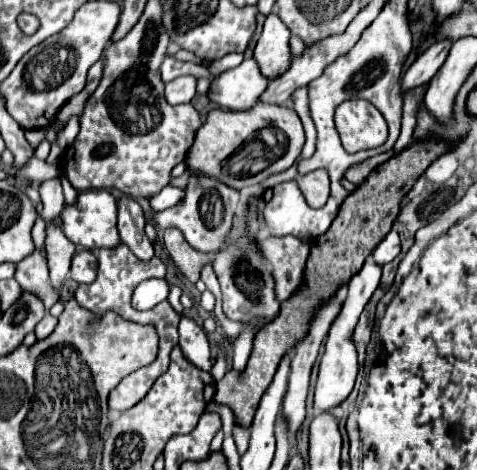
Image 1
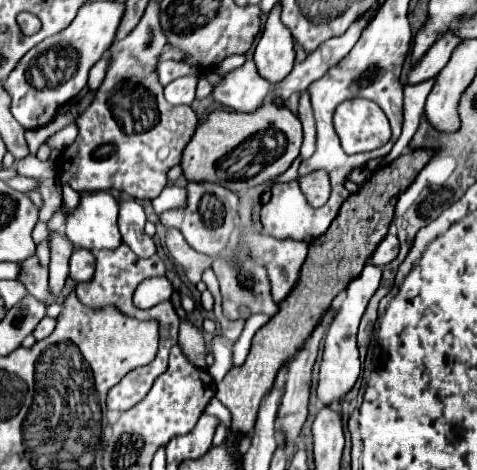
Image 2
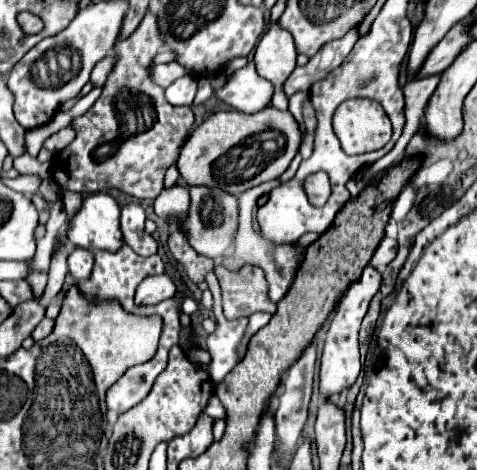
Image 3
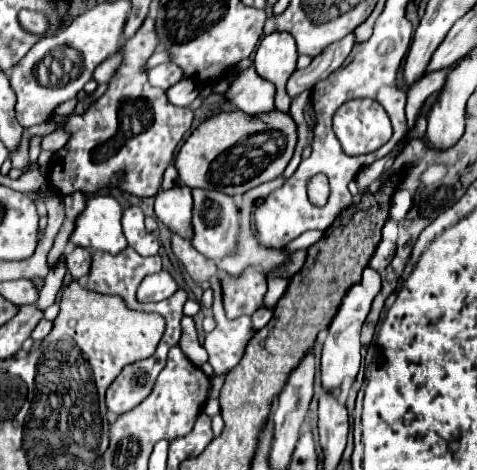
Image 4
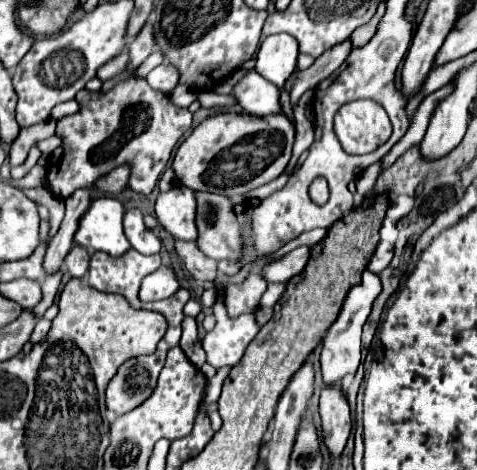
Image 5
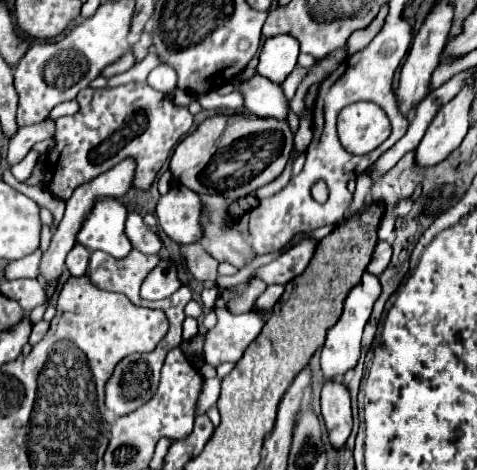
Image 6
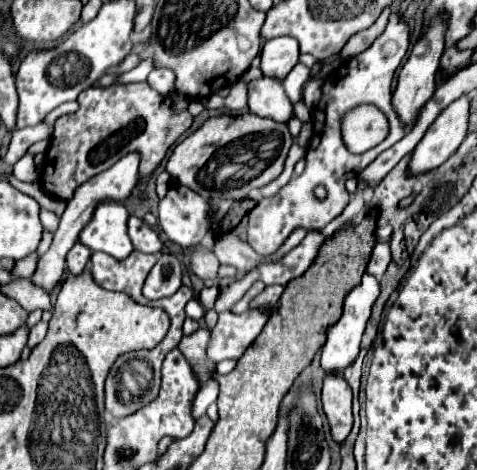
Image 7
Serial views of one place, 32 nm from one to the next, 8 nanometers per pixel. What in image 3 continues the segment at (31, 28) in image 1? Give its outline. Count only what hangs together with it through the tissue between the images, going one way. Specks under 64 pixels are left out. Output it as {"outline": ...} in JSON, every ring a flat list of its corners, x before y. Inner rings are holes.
{"outline":[[20,12,20,26,26,34,38,34,44,28,44,20,32,12]]}

